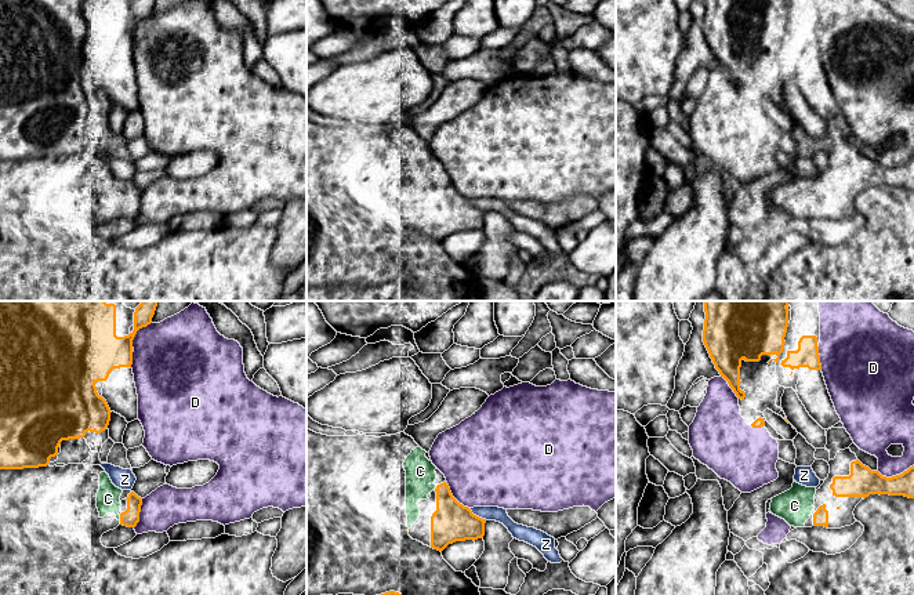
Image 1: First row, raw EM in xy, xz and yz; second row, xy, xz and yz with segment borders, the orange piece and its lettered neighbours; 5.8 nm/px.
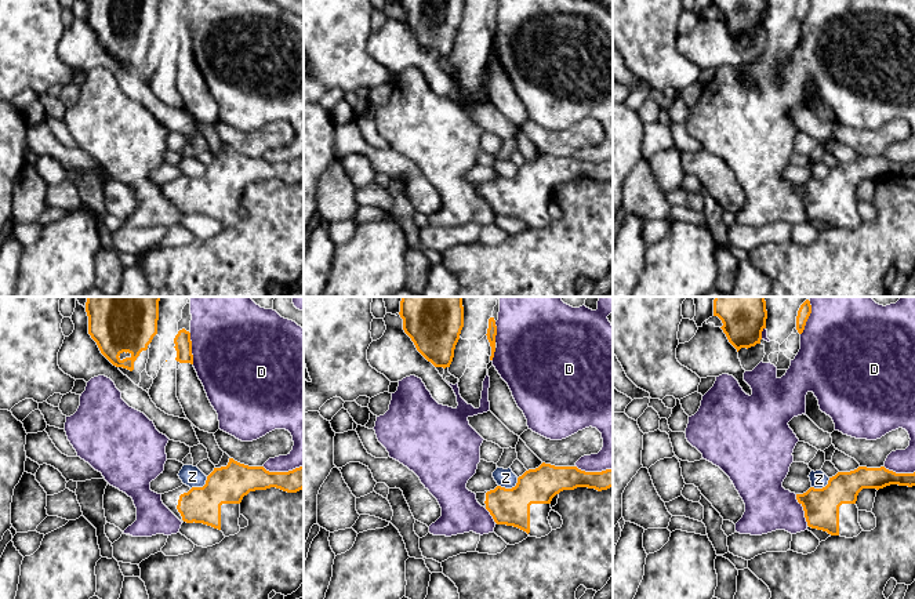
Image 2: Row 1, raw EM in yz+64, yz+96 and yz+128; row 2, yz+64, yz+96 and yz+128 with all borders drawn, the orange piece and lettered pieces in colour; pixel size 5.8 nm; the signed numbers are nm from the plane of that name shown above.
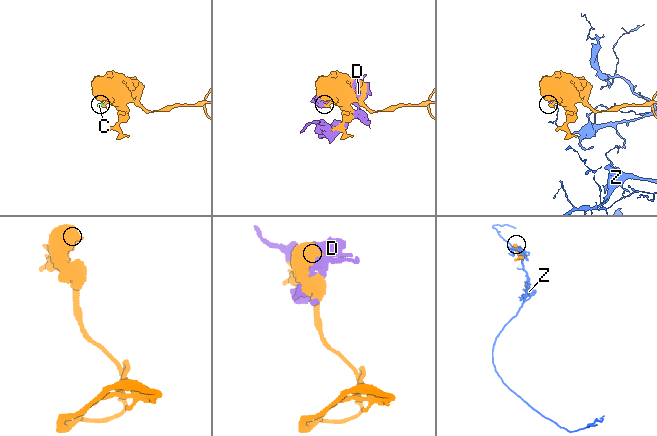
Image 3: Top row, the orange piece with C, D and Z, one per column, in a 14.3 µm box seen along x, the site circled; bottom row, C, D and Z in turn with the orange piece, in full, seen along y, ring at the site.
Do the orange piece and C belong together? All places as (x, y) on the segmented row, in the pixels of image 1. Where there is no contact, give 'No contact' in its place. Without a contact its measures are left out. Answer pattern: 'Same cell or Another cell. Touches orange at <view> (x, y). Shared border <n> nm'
Same cell. Touches orange at xy (120, 518). Shared border 30 nm

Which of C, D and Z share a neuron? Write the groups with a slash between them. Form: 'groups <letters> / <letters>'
groups C / D / Z

